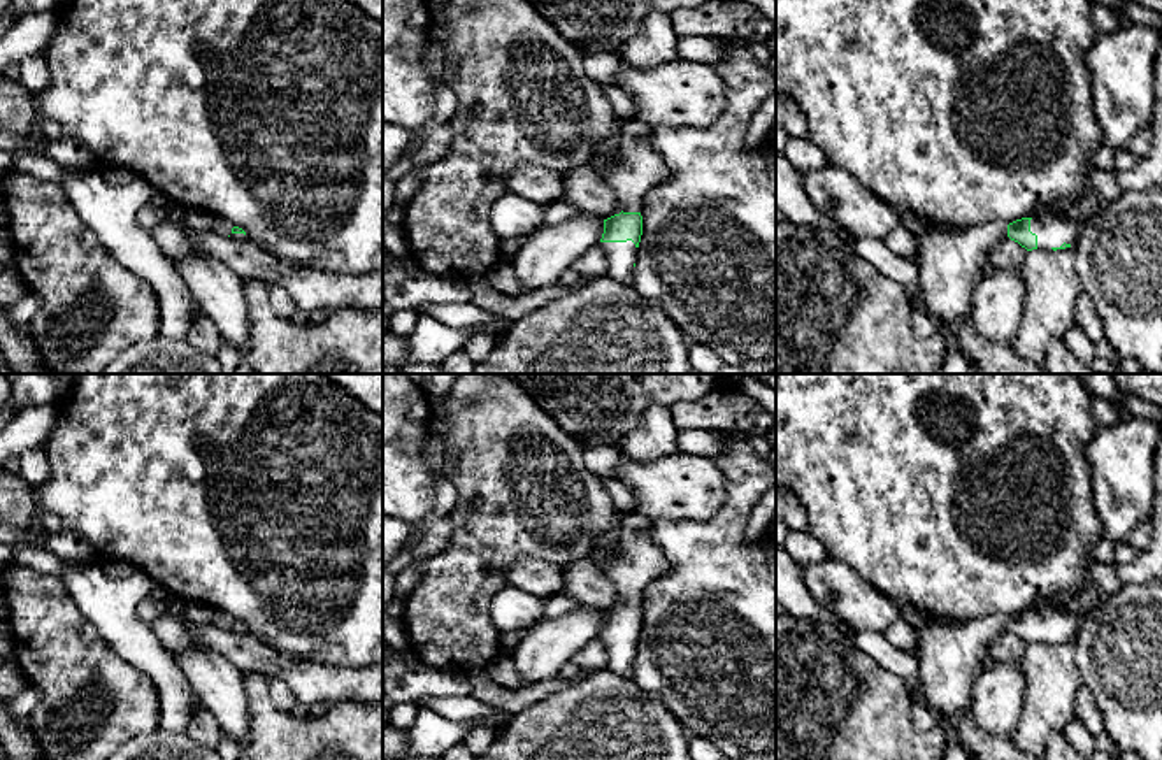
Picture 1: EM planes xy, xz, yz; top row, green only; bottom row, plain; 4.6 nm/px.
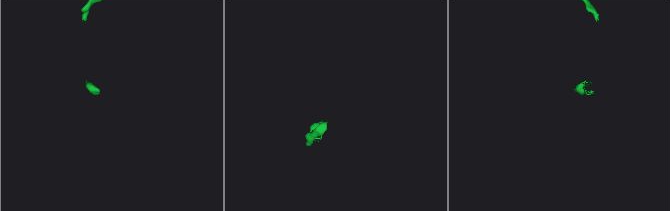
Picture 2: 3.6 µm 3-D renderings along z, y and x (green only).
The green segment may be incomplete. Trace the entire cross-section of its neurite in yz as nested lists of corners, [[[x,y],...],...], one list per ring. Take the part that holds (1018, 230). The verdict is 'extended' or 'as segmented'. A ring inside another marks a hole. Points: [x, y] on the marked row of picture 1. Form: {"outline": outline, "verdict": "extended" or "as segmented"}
{"outline": [[[1090,190],[1062,212],[1046,209],[1034,218],[1013,223],[986,221],[958,230],[930,230],[918,240],[918,284],[934,319],[967,323],[974,288],[983,279],[990,249],[1009,237],[1027,251],[1065,249],[1078,239],[1081,225],[1104,204]]], "verdict": "extended"}

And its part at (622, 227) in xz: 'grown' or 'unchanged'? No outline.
grown

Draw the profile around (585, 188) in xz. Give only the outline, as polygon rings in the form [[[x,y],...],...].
[[[579,165],[562,174],[565,188],[560,200],[602,219],[621,212],[614,190],[592,165]]]

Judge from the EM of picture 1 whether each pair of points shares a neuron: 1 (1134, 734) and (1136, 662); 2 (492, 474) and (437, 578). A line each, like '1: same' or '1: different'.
1: same
2: same

